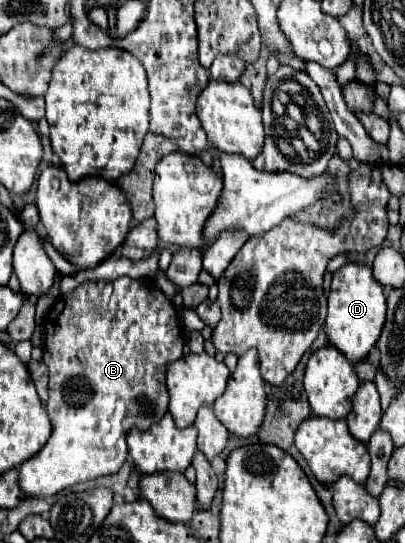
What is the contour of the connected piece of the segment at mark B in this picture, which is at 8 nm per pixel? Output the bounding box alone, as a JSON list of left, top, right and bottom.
[20,276,184,496]

